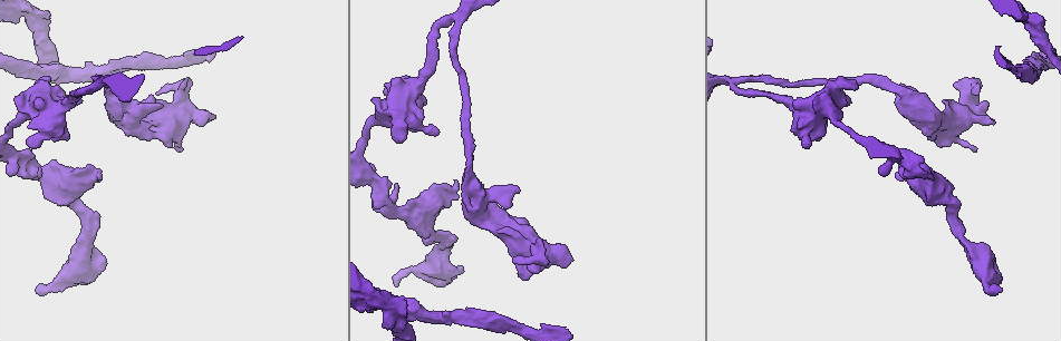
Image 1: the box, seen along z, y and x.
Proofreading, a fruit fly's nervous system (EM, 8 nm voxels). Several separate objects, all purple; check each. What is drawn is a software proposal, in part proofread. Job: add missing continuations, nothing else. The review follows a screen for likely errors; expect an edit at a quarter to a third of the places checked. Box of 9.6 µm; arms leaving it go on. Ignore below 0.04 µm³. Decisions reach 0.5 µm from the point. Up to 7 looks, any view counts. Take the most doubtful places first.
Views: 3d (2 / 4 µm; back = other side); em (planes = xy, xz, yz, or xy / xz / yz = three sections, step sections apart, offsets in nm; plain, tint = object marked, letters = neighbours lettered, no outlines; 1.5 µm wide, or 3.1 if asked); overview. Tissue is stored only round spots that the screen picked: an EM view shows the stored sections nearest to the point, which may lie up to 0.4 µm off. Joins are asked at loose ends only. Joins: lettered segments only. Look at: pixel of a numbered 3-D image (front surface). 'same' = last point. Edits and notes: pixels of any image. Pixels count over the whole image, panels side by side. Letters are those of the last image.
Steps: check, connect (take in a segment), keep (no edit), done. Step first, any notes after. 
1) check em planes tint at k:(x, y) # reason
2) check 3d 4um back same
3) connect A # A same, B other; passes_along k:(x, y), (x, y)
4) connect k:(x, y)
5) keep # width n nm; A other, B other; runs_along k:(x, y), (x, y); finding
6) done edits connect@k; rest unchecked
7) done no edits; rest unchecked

check 3d 4um at 1:(398, 284) # an open end

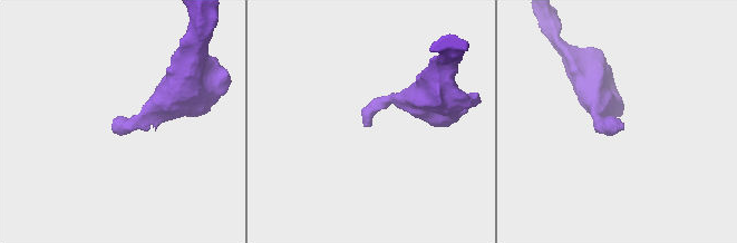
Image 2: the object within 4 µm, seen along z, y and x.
check em xz step 4 tint at 2:(119, 127) # now the EM

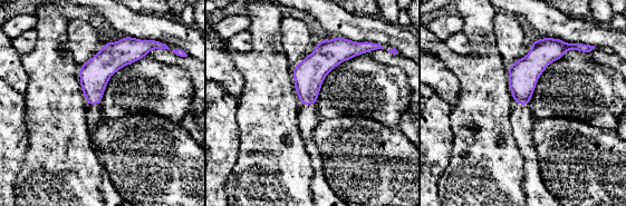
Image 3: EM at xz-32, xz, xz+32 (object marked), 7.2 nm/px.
check em xz step 4 letters same

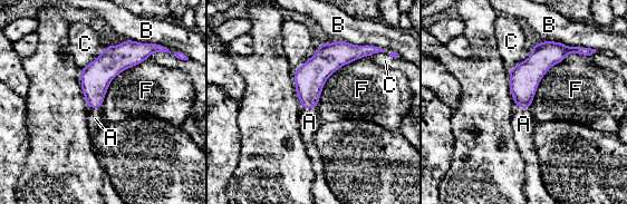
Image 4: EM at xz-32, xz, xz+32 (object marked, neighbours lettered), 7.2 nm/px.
connect A # A same, B other, C other, F other; it goes on there

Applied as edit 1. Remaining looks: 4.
check overview # redraw

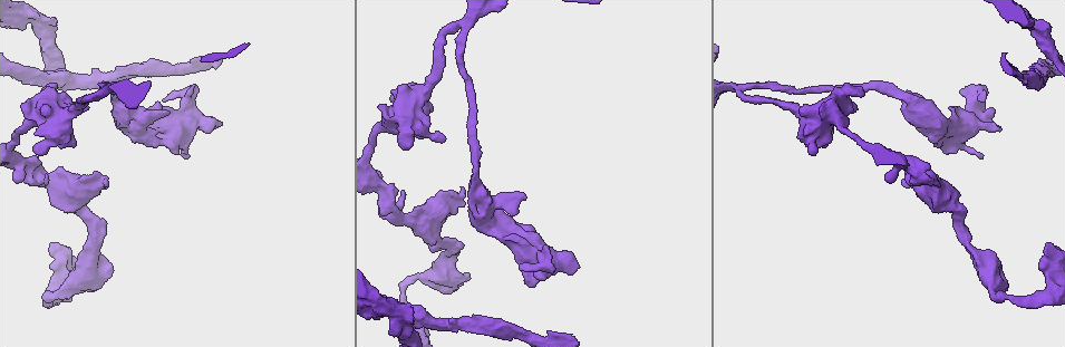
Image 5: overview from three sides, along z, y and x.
check em xy step 4 letters at 5:(525, 200) # branch stops here

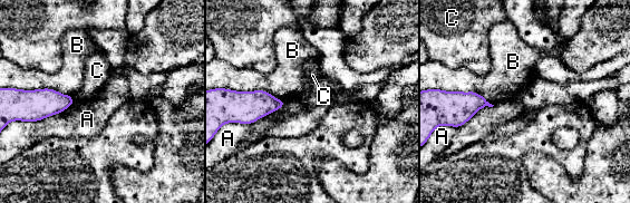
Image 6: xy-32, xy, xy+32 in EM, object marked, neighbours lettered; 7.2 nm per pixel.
keep # longest_contact A 550 nm; A other, B other, C other; none of them fits

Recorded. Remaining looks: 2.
check em planes tint at 5:(981, 159) # free end

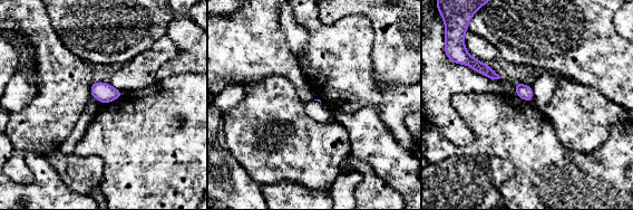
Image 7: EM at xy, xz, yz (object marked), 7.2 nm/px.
check em planes letters same

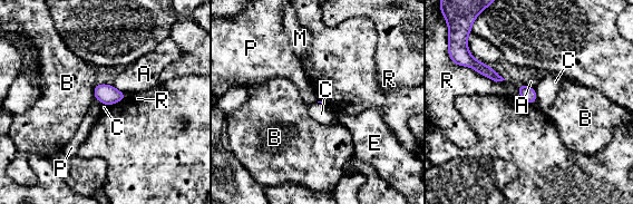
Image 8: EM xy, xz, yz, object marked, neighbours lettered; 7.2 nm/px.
keep # longest_contact R 300 nm; A other, B other, C other, E other, M other, P other, R other; border 8:(536, 89), (535, 104); no lettered segment goes on from it

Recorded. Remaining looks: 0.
done edits connect@4; rest unchecked

